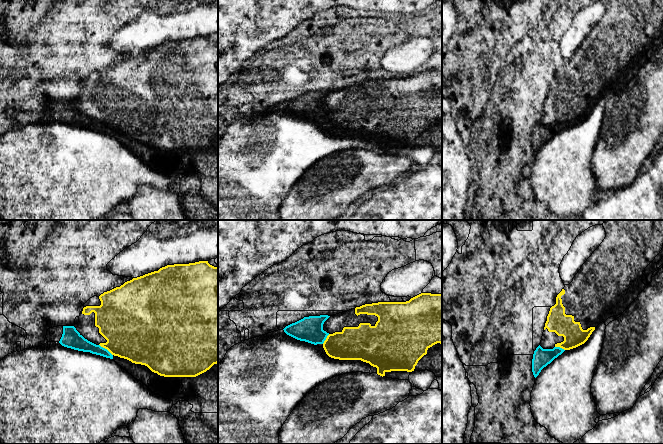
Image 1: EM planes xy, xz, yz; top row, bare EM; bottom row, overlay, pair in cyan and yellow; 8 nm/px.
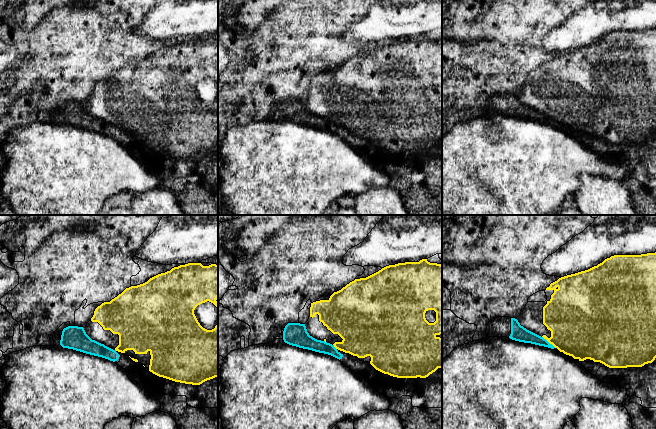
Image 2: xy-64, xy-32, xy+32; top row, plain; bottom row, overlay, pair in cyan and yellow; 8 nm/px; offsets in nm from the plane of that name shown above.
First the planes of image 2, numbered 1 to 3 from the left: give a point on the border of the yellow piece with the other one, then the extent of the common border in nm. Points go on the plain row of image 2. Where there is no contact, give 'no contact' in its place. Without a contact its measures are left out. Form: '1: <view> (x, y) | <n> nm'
1: no contact
2: xy-32 (334, 123) | 50 nm
3: xy+32 (548, 118) | 140 nm

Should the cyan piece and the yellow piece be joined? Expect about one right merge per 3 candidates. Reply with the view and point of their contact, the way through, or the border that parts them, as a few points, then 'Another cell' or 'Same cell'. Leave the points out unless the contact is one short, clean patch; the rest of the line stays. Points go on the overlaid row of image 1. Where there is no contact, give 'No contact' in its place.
Touches cyan at xy (106, 349). Boundary: xy (99, 344), (112, 355). Another cell

